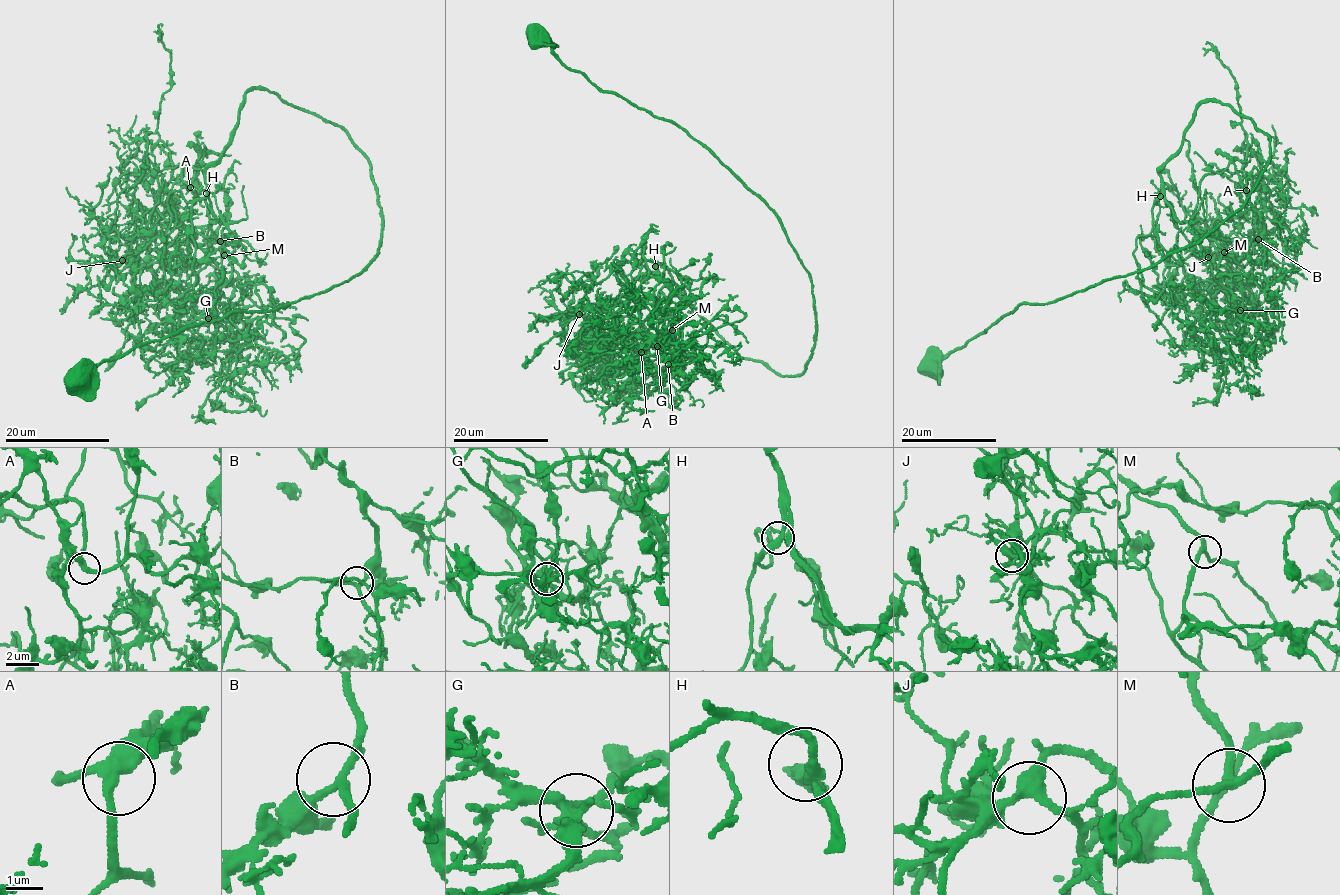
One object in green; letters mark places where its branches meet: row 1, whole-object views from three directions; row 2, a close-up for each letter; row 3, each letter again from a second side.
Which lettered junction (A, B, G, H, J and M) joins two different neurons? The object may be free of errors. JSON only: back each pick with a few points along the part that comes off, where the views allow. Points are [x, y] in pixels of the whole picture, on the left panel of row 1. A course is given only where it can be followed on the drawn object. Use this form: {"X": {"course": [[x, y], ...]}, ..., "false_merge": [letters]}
{"false_merge": []}

